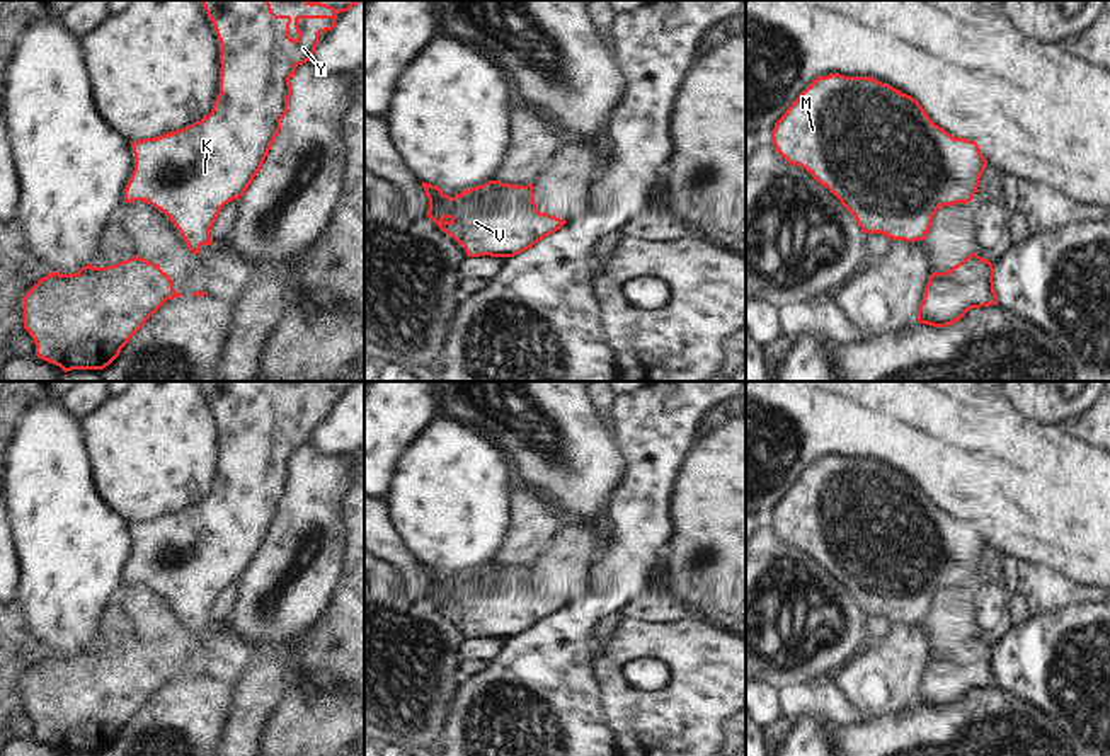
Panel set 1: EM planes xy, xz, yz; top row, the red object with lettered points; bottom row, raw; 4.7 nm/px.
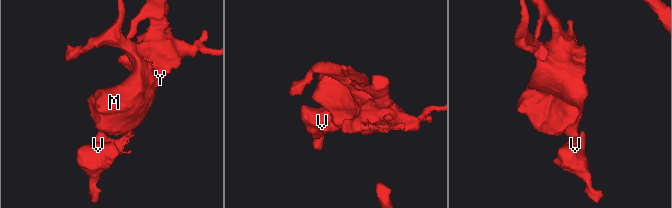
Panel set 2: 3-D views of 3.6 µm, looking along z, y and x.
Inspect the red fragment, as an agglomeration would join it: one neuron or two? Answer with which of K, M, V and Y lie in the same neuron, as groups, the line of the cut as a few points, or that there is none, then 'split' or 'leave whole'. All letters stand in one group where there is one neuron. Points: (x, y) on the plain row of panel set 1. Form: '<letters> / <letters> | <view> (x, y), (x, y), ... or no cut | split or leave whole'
K M V Y | no cut | leave whole

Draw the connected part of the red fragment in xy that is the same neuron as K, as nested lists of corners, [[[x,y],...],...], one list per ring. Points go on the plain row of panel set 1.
[[[199,381],[213,404],[221,426],[221,455],[220,475],[213,490],[201,502],[182,511],[131,523],[134,535],[134,552],[124,570],[124,584],[143,582],[160,591],[179,611],[187,630],[199,635],[203,627],[211,627],[209,613],[225,586],[247,572],[257,553],[260,552],[279,511],[281,501],[288,494],[291,478],[289,460],[295,450],[313,439],[320,424],[318,415],[335,409],[335,398],[347,393],[359,381],[300,381],[310,388],[318,387],[329,390],[330,397],[276,397],[271,390],[274,381]]]

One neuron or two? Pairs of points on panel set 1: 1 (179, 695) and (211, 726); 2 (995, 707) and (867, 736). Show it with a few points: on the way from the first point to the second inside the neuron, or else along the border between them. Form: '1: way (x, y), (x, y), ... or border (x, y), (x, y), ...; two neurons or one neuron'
1: way (188, 704), (203, 719); one neuron
2: way (962, 726), (952, 736), (899, 736); one neuron

